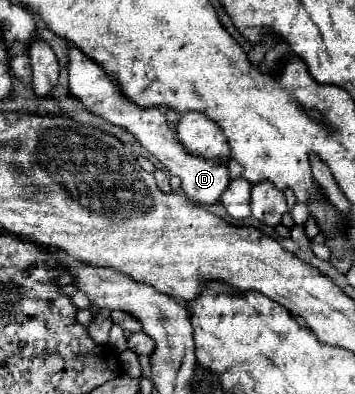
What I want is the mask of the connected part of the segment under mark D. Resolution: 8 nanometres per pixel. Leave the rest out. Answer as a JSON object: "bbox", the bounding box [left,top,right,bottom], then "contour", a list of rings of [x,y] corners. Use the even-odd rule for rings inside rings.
{"bbox":[69,47,229,205],"contour":[[[75,47],[69,49],[69,89],[85,105],[87,111],[103,117],[113,125],[127,129],[157,161],[161,161],[169,169],[171,175],[181,177],[183,181],[181,187],[191,201],[205,203],[205,205],[219,201],[219,197],[229,185],[229,171],[227,167],[223,167],[225,165],[223,159],[203,159],[199,155],[185,151],[183,145],[179,143],[177,129],[169,125],[165,111],[161,107],[143,109],[131,103],[129,99],[125,99],[121,89],[115,87],[115,79],[109,77],[101,65],[97,65],[93,59],[89,59],[85,53],[81,53]]]}

